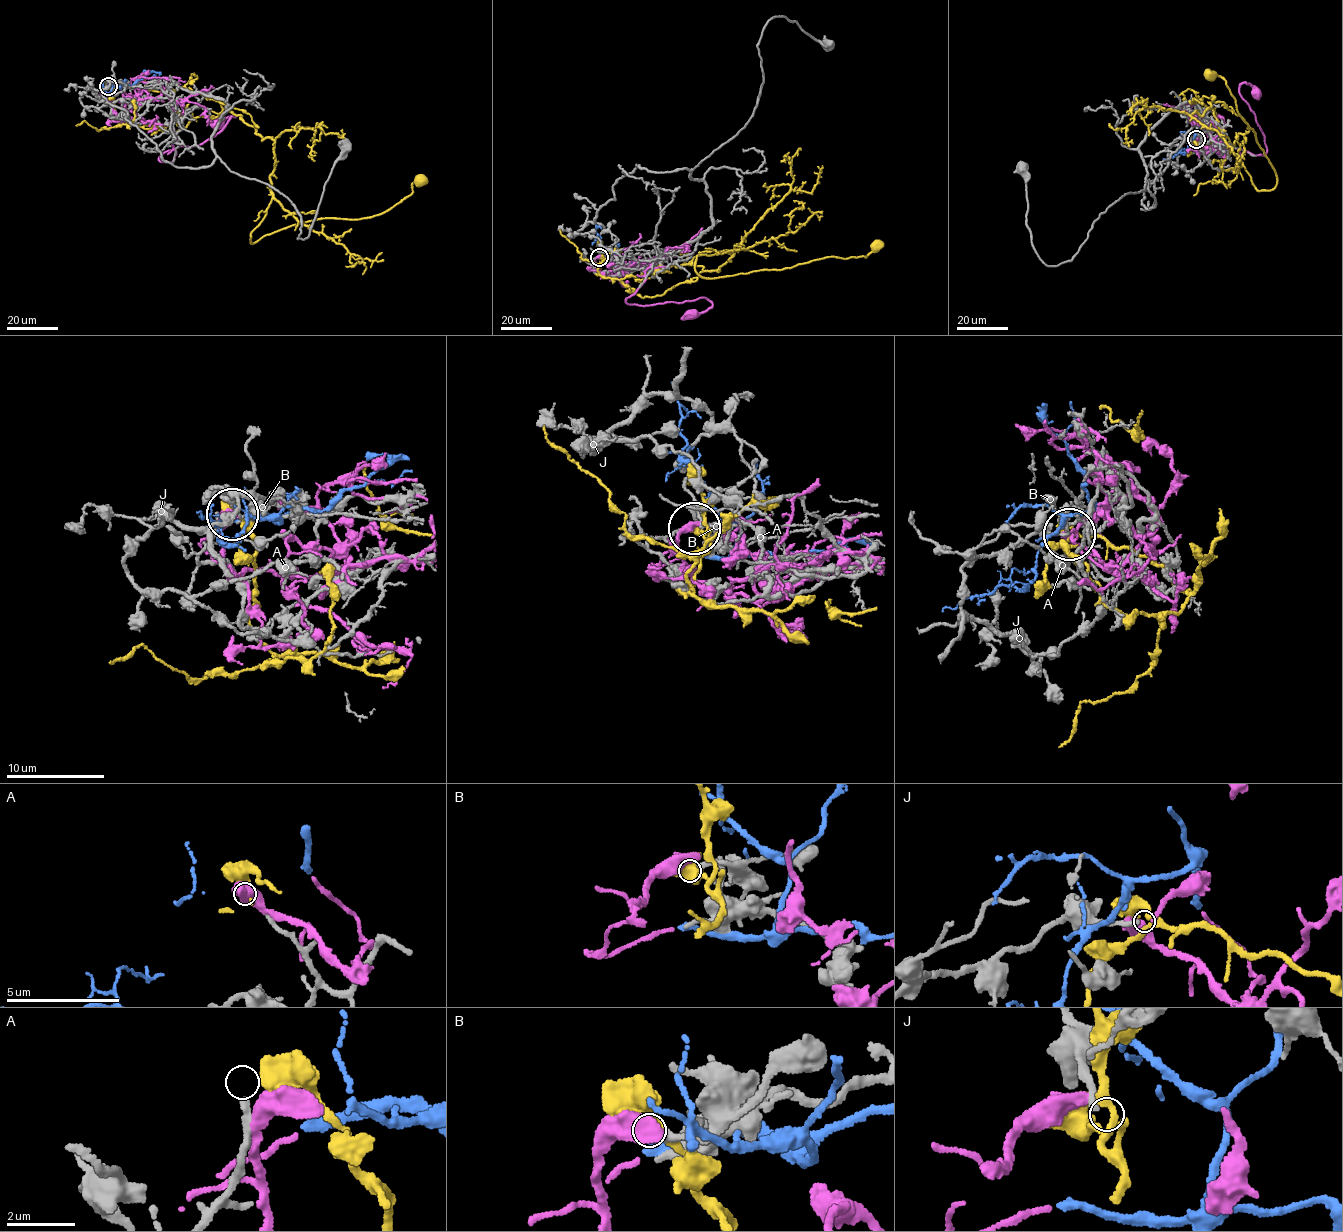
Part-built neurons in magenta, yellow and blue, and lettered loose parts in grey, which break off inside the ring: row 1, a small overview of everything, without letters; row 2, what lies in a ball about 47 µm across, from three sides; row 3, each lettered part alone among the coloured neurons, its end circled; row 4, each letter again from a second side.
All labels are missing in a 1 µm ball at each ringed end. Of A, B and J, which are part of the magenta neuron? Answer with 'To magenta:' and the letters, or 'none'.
To magenta: B

